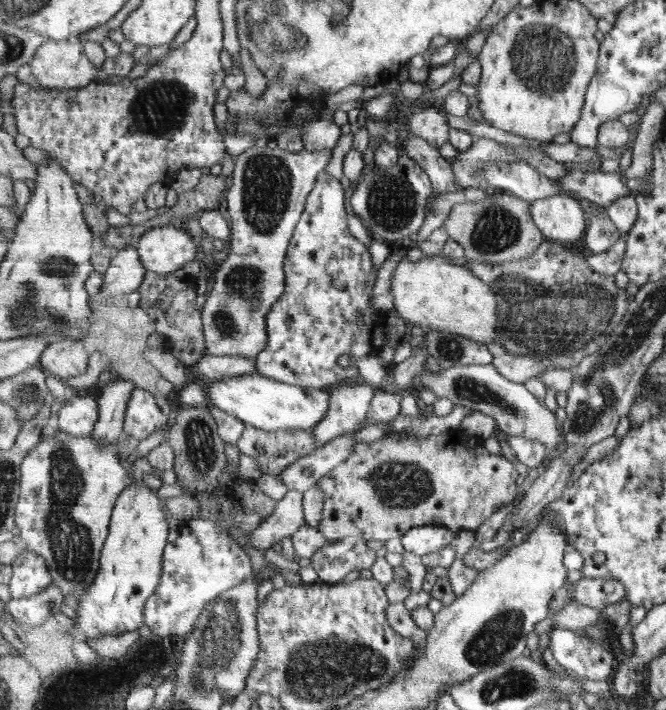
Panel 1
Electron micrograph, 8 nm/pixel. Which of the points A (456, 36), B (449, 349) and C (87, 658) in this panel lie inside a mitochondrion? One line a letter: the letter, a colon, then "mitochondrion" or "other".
A: other
B: mitochondrion
C: other

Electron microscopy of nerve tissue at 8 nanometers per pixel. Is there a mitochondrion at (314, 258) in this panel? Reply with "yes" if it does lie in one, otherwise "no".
no

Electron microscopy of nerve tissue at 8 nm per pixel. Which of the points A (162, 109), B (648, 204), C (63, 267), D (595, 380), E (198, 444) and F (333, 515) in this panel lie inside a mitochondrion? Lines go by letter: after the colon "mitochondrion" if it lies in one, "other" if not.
A: mitochondrion
B: other
C: mitochondrion
D: mitochondrion
E: mitochondrion
F: other

